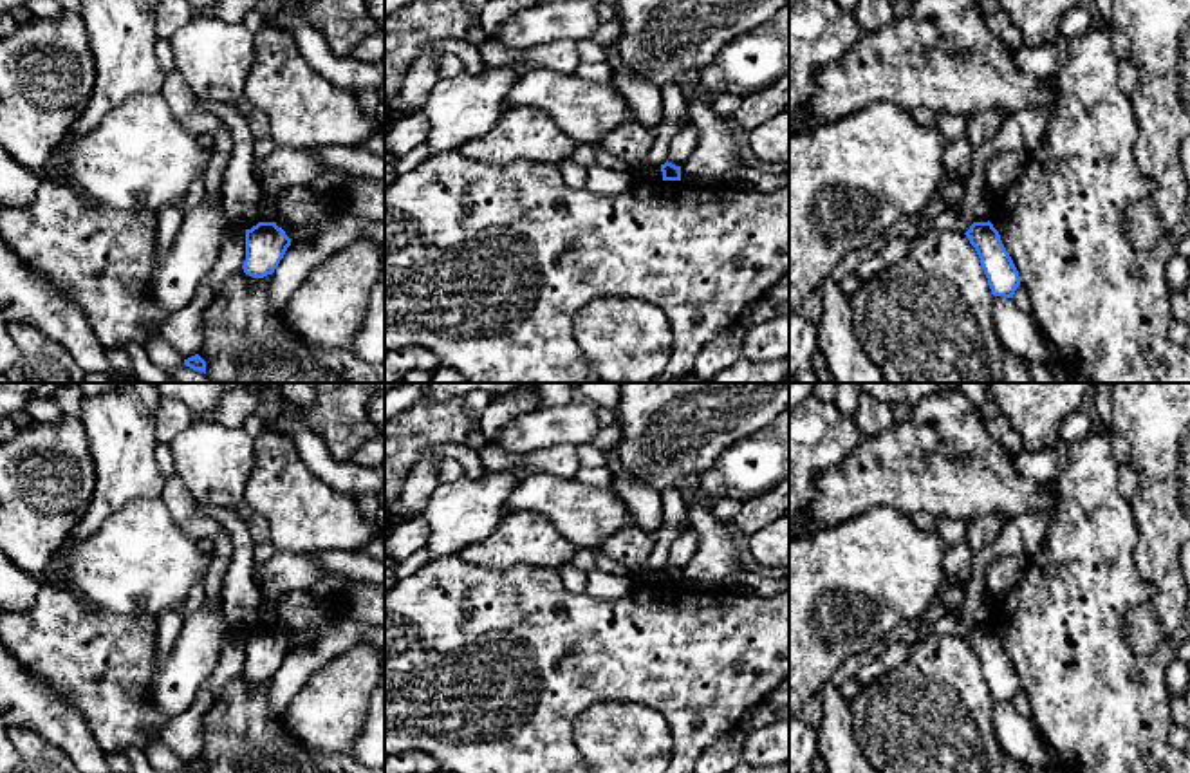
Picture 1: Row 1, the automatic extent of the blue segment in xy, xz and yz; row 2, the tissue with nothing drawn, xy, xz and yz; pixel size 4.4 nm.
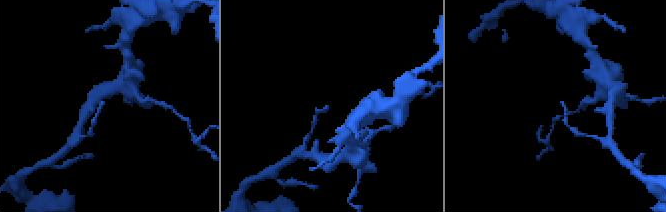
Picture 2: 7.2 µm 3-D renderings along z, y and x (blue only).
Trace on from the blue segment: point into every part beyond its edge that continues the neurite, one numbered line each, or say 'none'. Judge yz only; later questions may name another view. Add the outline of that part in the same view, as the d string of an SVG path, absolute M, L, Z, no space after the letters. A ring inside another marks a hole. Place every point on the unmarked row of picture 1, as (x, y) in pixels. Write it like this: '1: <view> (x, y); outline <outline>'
none

